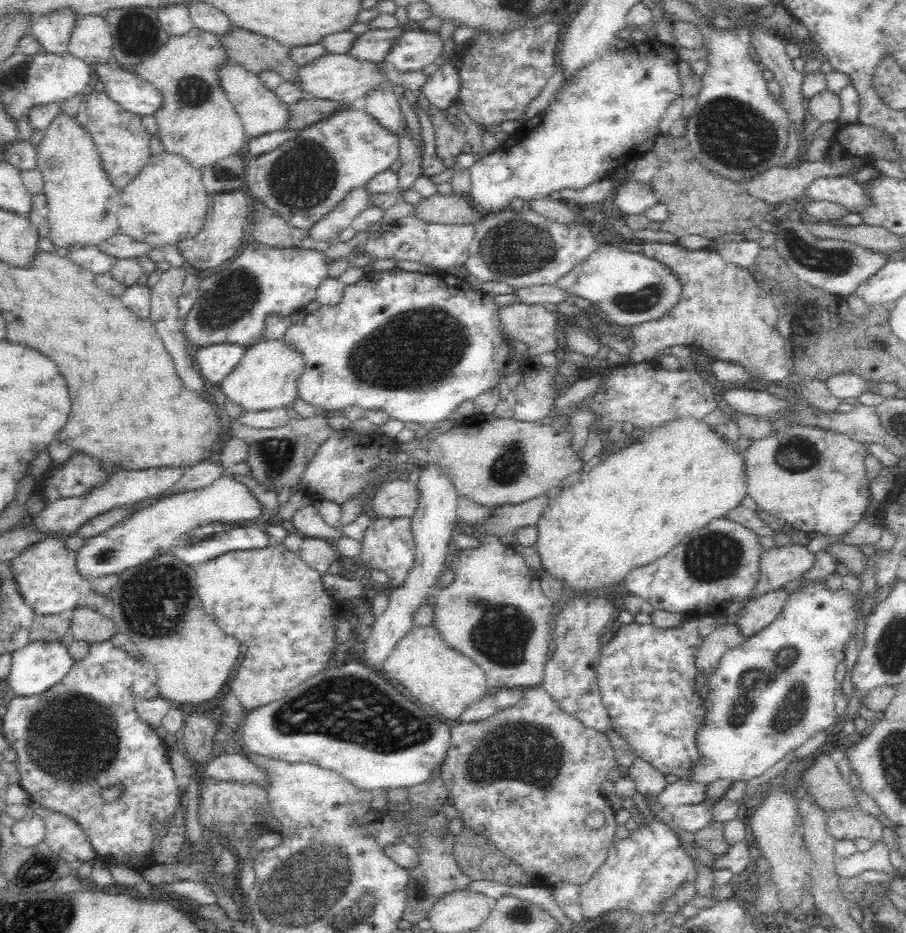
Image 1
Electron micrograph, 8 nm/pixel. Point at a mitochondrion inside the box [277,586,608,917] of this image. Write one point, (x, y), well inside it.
(532, 750)

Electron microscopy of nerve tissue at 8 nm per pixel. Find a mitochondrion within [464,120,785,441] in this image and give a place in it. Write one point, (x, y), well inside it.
(514, 247)

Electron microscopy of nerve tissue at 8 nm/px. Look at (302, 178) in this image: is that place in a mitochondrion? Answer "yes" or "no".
yes

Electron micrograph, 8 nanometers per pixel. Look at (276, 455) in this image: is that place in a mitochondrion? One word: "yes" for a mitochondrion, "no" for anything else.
yes

